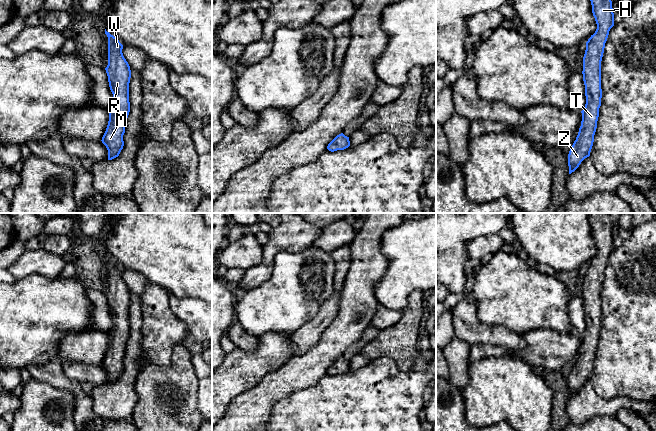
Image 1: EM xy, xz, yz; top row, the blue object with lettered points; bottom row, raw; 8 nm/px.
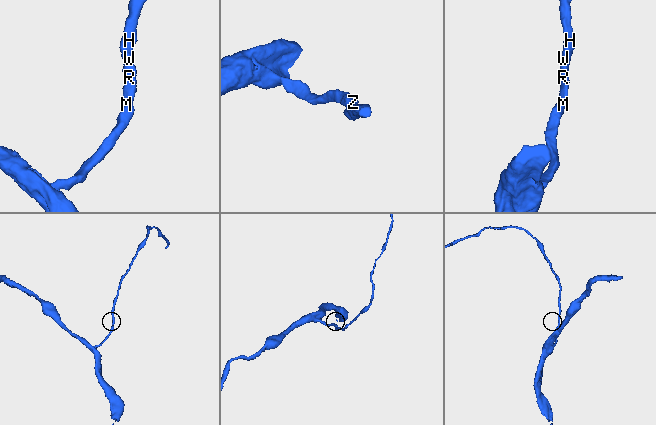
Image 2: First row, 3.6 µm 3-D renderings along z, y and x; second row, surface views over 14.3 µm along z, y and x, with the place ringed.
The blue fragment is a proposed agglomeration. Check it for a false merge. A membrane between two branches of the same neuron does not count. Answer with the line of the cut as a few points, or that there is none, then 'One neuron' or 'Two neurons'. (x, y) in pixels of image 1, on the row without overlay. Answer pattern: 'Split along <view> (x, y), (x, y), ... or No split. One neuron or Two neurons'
No split. One neuron

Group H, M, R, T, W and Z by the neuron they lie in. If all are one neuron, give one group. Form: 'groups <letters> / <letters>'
groups H M R T W Z

